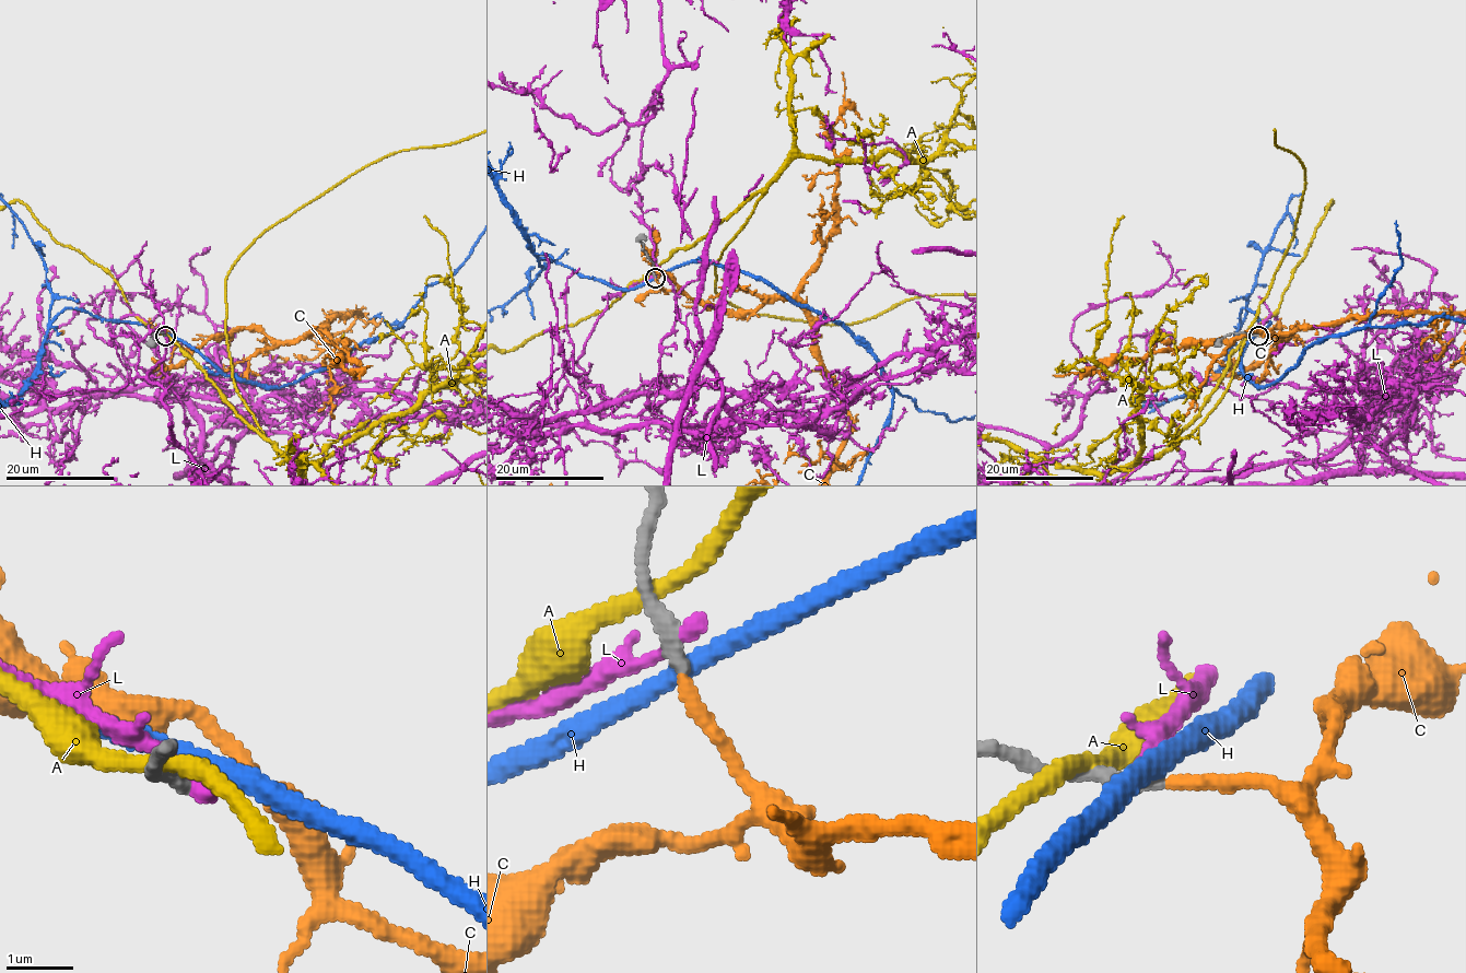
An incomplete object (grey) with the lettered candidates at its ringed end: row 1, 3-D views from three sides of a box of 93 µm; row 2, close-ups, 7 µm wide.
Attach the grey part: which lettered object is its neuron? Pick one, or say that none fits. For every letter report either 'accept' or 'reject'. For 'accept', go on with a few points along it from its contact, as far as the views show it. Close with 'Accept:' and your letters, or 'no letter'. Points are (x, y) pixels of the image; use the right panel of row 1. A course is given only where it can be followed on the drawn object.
A: reject
C: accept
H: reject
L: reject
Accept: C

